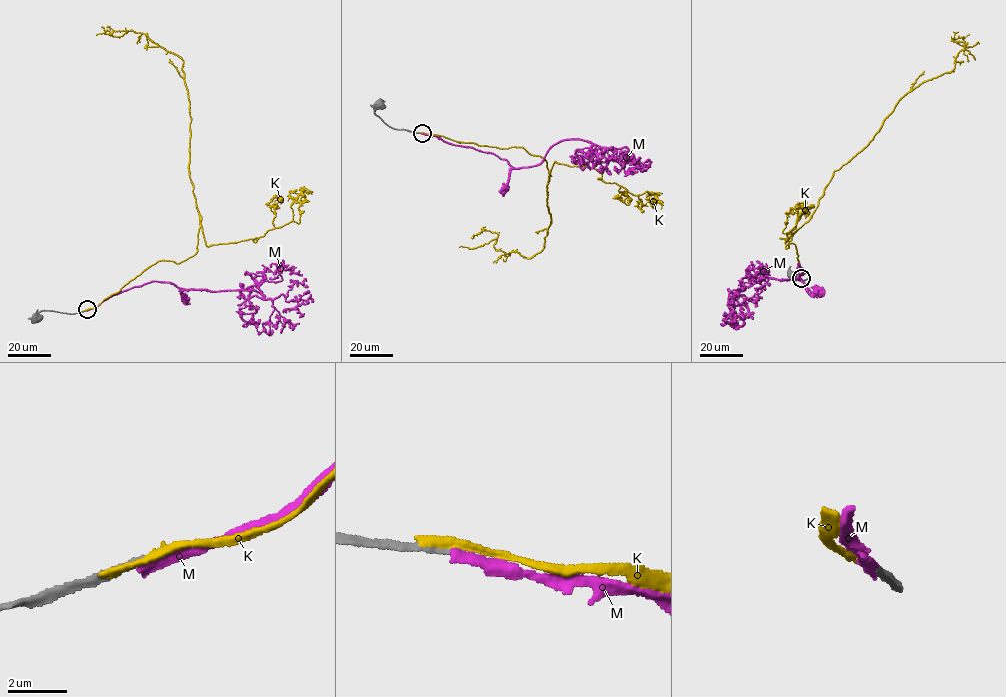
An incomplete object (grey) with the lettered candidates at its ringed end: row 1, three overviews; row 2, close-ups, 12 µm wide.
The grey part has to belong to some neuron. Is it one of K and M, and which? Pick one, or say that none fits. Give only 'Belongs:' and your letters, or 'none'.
Belongs: none

